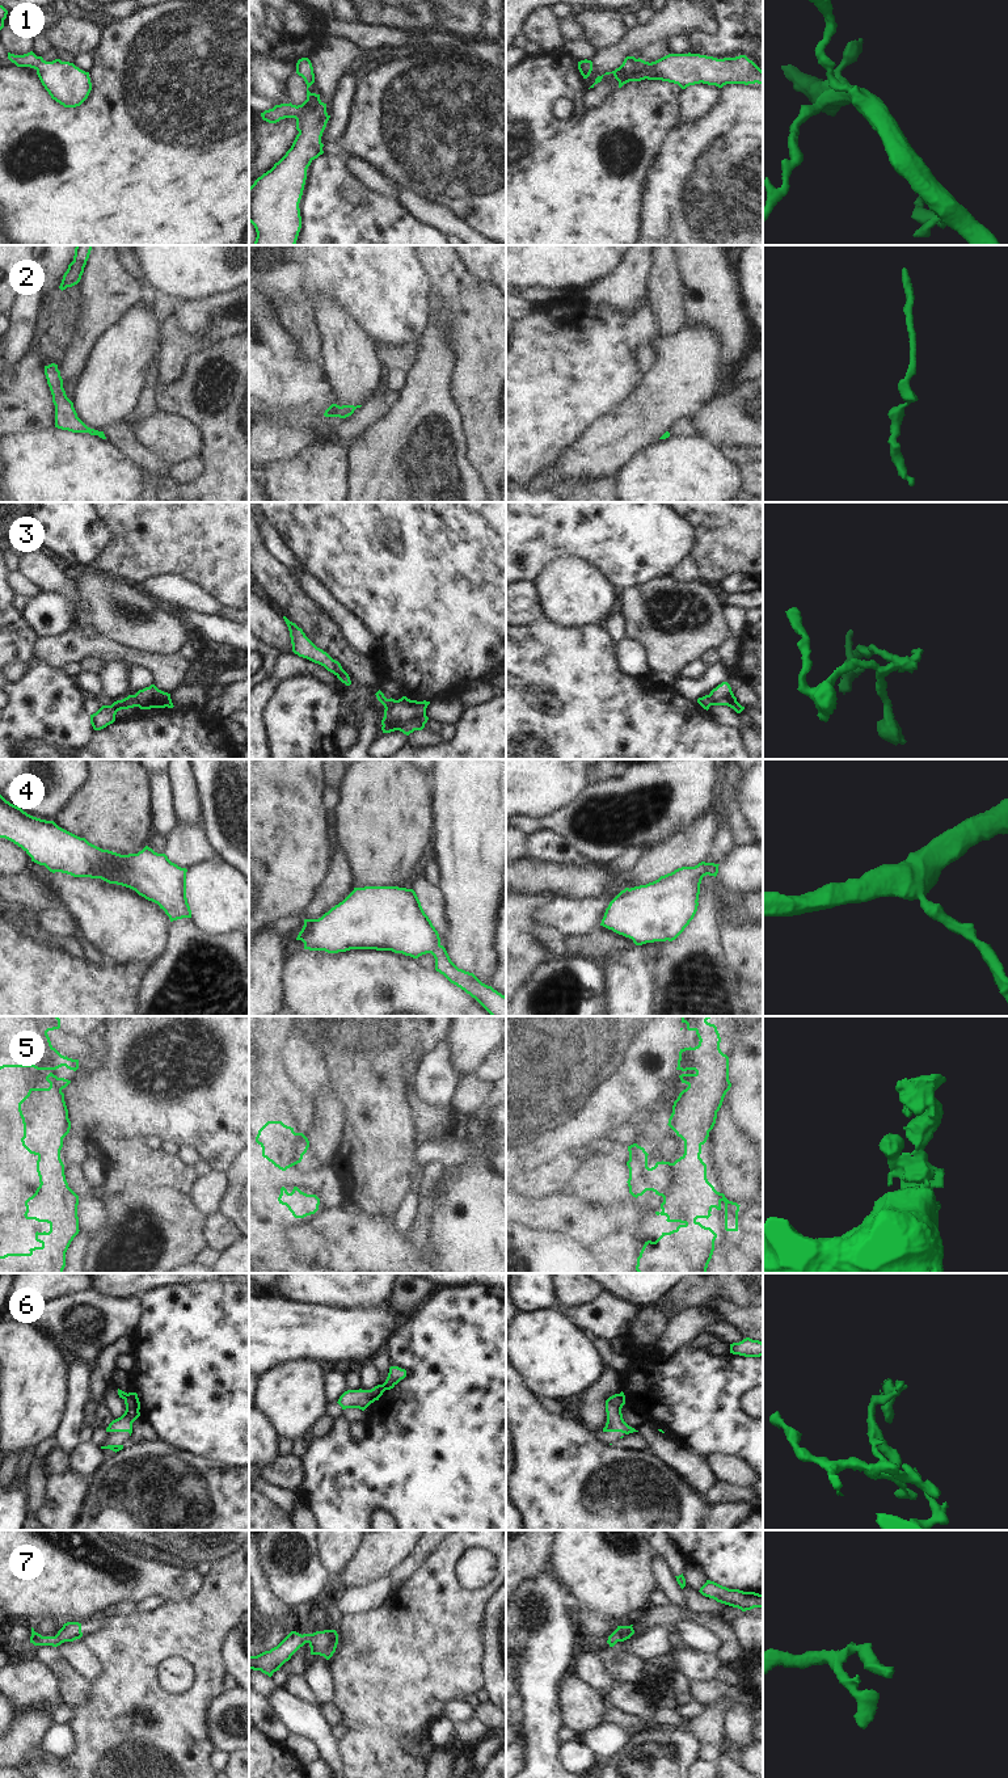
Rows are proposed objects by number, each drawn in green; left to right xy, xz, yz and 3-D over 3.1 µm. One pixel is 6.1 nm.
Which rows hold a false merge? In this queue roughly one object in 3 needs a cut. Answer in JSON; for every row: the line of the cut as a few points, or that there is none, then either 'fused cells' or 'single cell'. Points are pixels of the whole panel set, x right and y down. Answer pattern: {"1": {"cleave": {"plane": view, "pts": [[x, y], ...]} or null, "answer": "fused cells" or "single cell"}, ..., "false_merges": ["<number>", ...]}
{"1": {"cleave": null, "answer": "single cell"}, "2": {"cleave": null, "answer": "single cell"}, "3": {"cleave": {"plane": "xz", "pts": [[396, 700], [384, 707]]}, "answer": "fused cells"}, "4": {"cleave": null, "answer": "single cell"}, "5": {"cleave": null, "answer": "single cell"}, "6": {"cleave": {"plane": "xz", "pts": [[382, 1385], [387, 1389]]}, "answer": "fused cells"}, "7": {"cleave": null, "answer": "single cell"}, "false_merges": ["3", "6"]}

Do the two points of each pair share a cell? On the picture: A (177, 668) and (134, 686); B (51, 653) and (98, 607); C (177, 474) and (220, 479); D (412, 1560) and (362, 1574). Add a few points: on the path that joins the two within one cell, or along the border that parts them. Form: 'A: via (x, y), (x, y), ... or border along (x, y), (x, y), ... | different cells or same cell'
A: border along (131, 664), (144, 666), (151, 673), (154, 683) | different cells
B: border along (74, 628), (77, 632) | different cells
C: border along (201, 456), (203, 460), (202, 477) | different cells
D: border along (417, 1543), (387, 1575) | different cells

